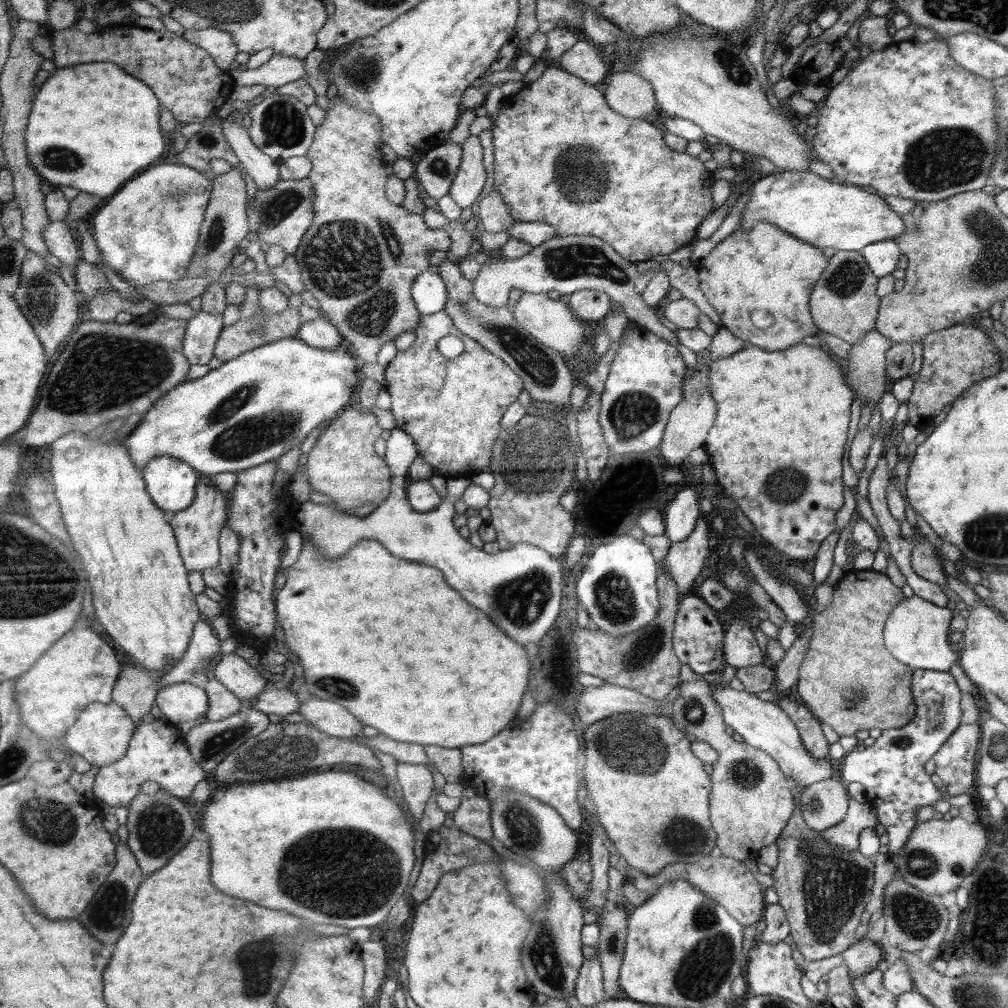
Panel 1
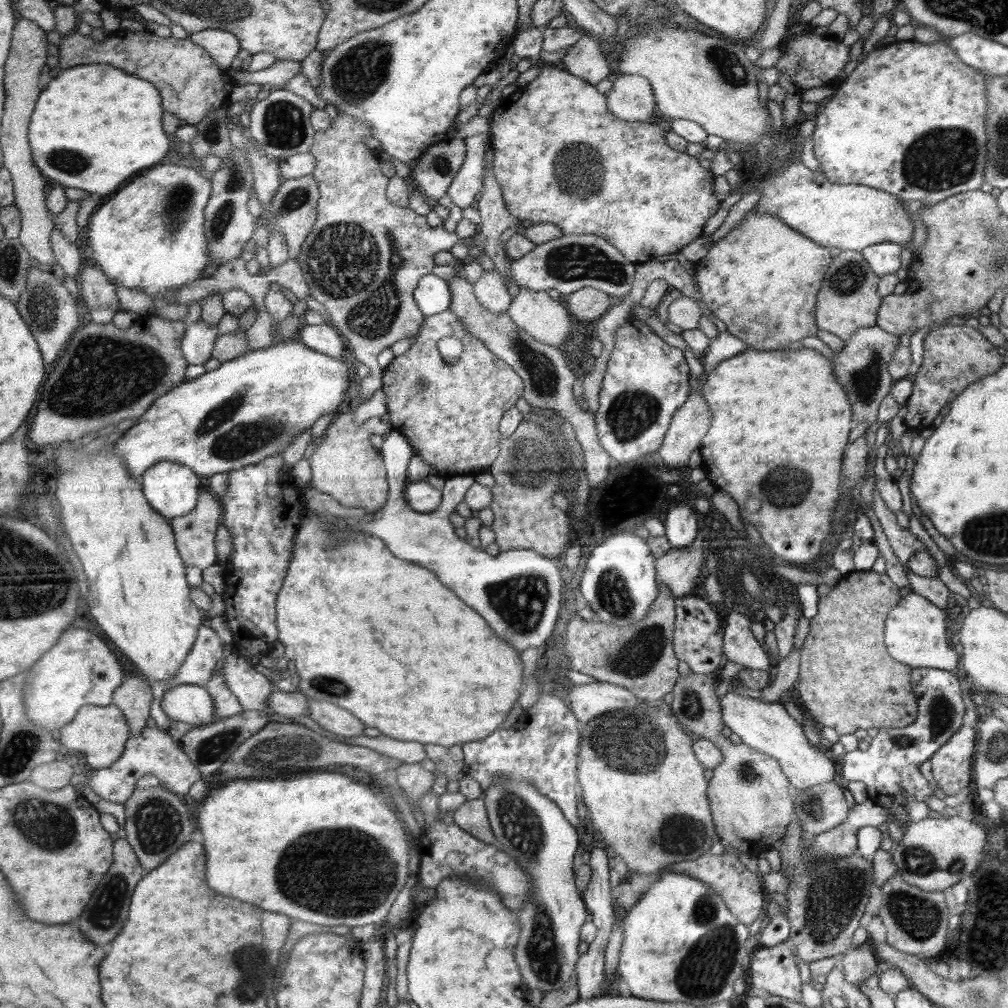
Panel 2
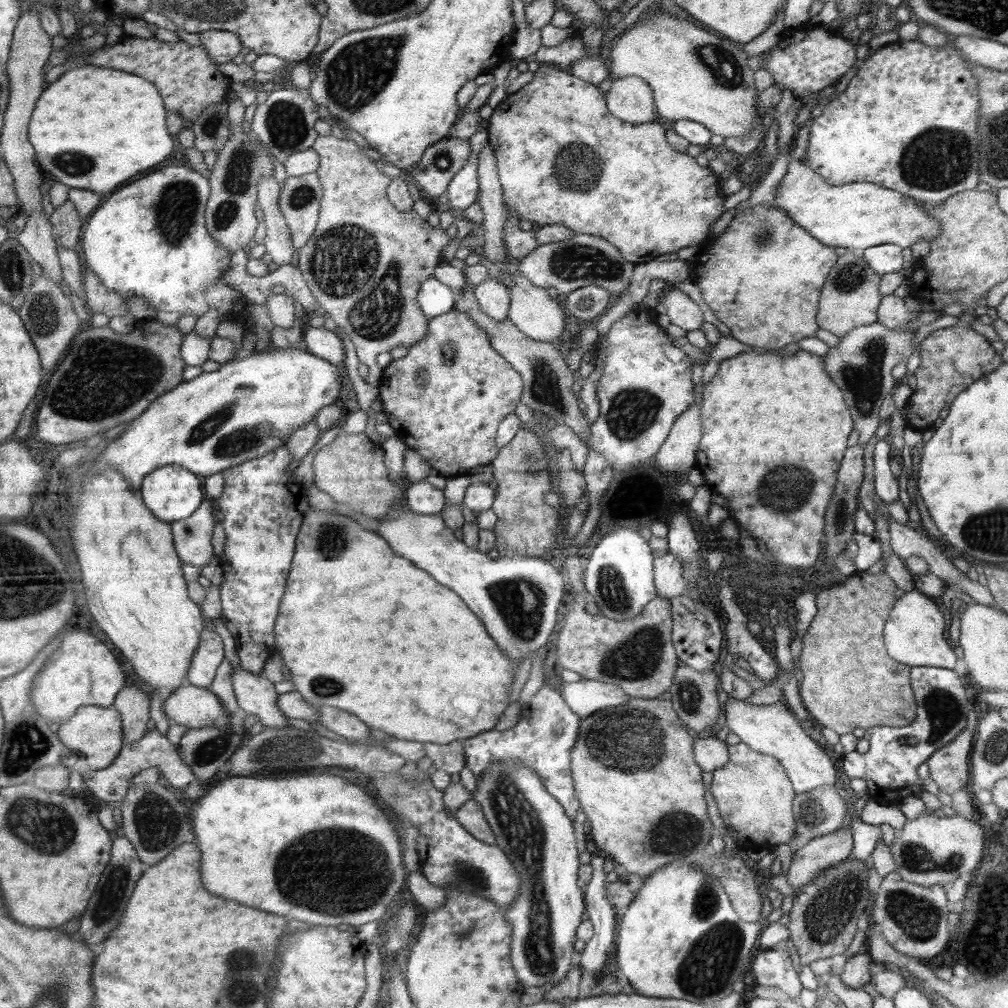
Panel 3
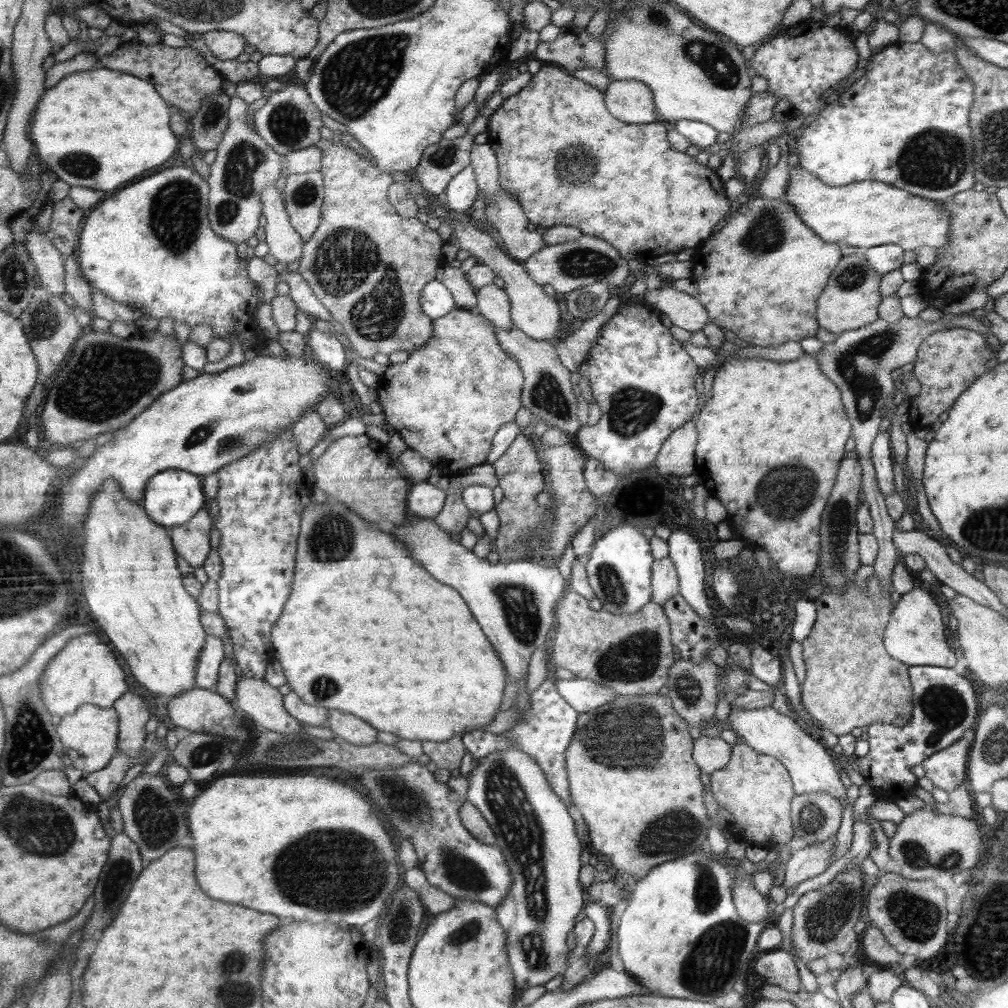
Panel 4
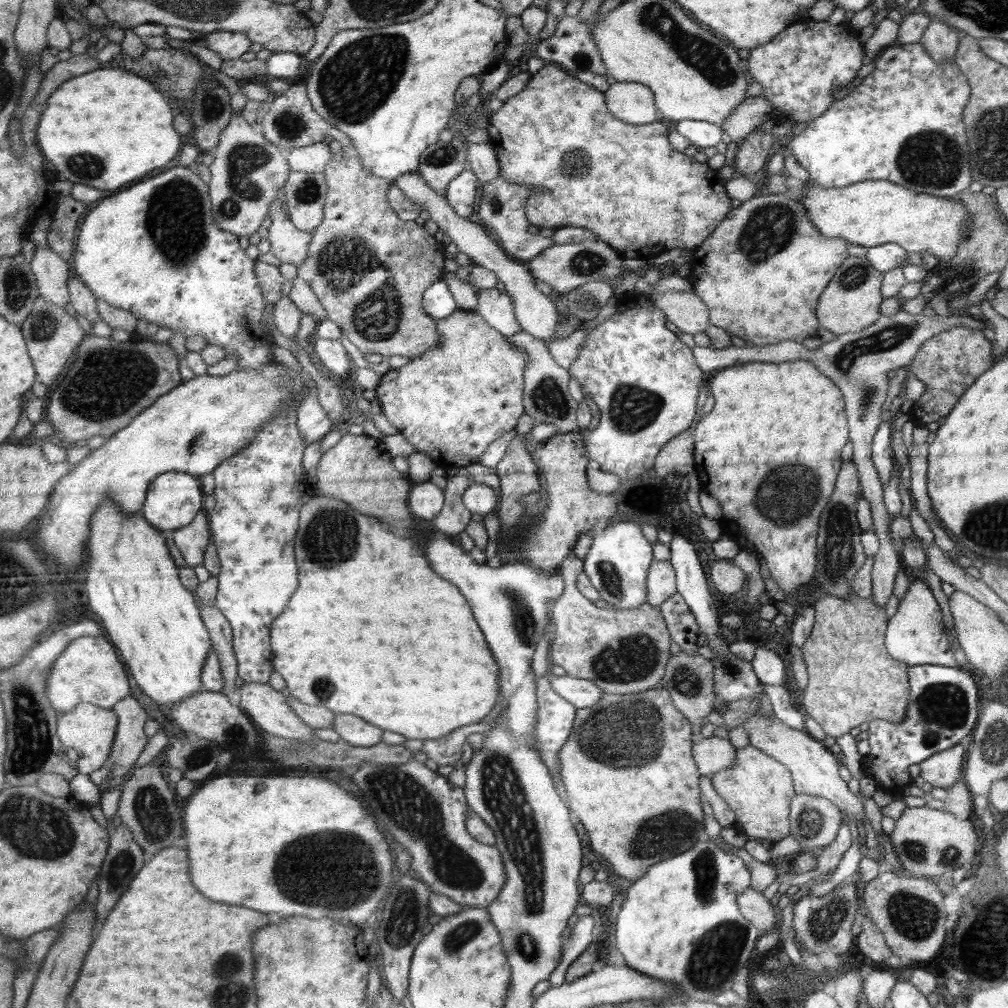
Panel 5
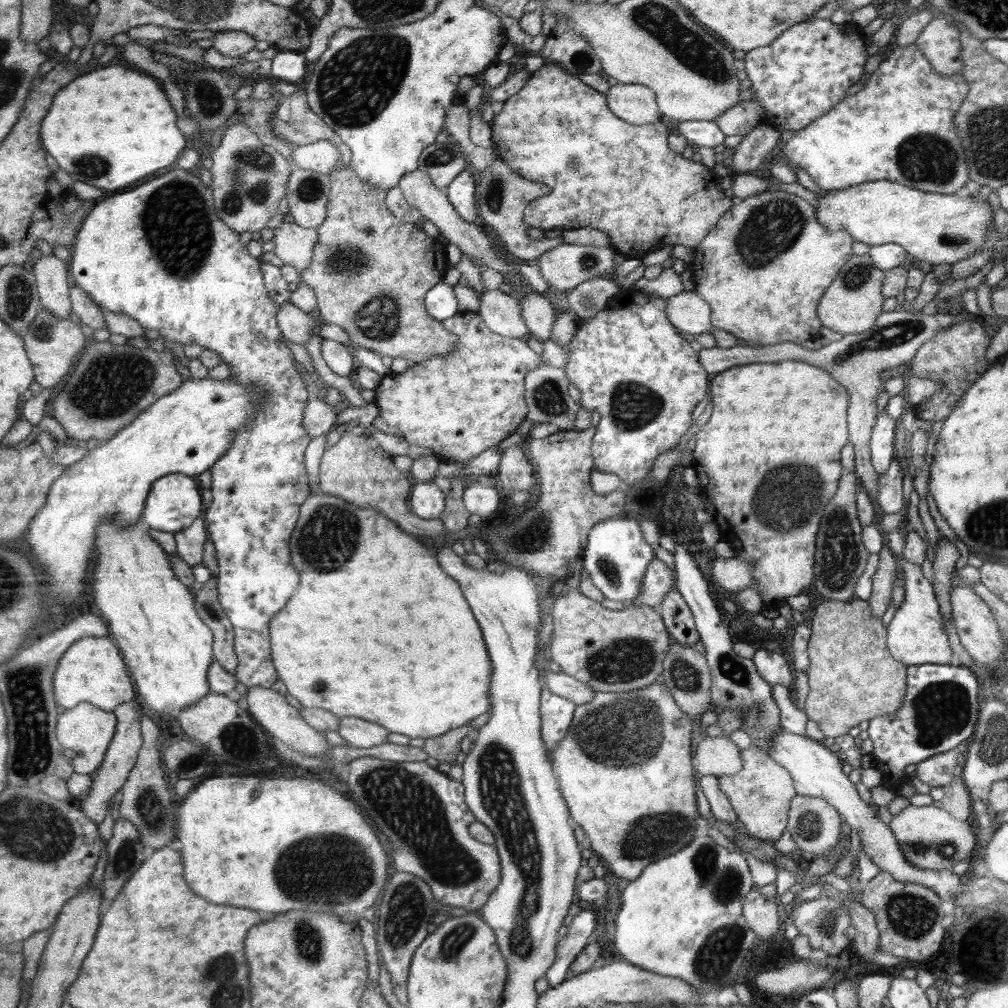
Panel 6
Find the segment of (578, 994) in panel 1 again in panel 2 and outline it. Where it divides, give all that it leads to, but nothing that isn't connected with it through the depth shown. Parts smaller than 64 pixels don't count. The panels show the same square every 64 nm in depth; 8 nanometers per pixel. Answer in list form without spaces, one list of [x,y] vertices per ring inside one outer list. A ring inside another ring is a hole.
[[[595,846],[592,849],[592,856],[588,864],[591,868],[590,883],[586,886],[586,890],[582,893],[584,904],[586,905],[589,919],[596,925],[596,938],[589,944],[588,951],[579,954],[576,968],[575,968],[575,983],[579,994],[579,1000],[592,1000],[605,993],[605,950],[609,941],[609,936],[615,922],[617,907],[612,900],[611,886],[609,884],[609,872],[611,868],[608,867],[607,848]]]

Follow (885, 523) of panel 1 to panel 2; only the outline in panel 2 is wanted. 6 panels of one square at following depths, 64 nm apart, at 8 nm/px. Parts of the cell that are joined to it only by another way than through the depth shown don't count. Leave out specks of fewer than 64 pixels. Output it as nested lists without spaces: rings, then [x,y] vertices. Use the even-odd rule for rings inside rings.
[[[876,489],[873,492],[872,508],[874,514],[880,520],[880,526],[882,526],[883,532],[887,536],[891,550],[906,569],[912,591],[945,610],[948,608],[948,604],[955,604],[947,603],[947,597],[951,597],[951,594],[948,587],[939,578],[926,579],[914,574],[909,569],[907,565],[908,559],[914,553],[930,553],[930,551],[910,530],[906,530],[898,524],[896,514],[886,506],[886,503],[881,499],[880,493]]]

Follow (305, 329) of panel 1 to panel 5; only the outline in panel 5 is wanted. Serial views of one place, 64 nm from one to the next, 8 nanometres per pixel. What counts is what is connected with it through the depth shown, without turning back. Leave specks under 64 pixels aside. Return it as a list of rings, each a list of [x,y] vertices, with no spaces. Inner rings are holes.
[[[312,337],[314,350],[320,358],[323,366],[329,369],[335,376],[341,378],[350,378],[352,373],[350,369],[350,357],[346,349],[339,340],[328,338]]]

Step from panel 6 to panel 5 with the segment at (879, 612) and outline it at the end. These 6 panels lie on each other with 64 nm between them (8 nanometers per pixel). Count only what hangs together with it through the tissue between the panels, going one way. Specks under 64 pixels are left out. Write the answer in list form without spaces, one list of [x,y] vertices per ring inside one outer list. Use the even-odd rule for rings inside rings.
[[[900,310],[894,316],[881,317],[866,330],[862,332],[838,335],[836,340],[826,342],[819,348],[808,349],[802,343],[794,341],[783,341],[774,345],[748,345],[737,348],[732,345],[728,348],[712,348],[696,346],[692,349],[696,364],[708,375],[726,366],[742,364],[742,362],[790,362],[795,360],[809,360],[824,376],[830,380],[843,394],[845,410],[848,416],[849,441],[853,444],[853,463],[859,474],[859,483],[863,496],[871,508],[873,520],[872,529],[877,534],[879,544],[878,553],[873,558],[873,569],[871,579],[873,582],[872,598],[879,607],[884,607],[890,595],[893,593],[896,573],[903,566],[901,555],[894,544],[890,528],[889,512],[883,501],[883,484],[879,479],[875,464],[872,460],[872,439],[876,434],[880,423],[883,422],[882,406],[888,398],[888,382],[886,373],[890,370],[908,366],[916,358],[919,347],[936,334],[940,334],[953,327],[967,327],[972,329],[984,329],[983,319],[966,315],[941,316],[907,314]]]

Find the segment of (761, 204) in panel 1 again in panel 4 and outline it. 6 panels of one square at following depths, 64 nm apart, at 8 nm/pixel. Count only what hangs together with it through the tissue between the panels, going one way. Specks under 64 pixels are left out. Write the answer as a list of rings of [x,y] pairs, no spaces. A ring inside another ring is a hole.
[[[800,165],[789,168],[789,181],[785,196],[782,198],[789,202],[798,213],[798,216],[807,224],[822,240],[832,243],[840,243],[856,248],[870,248],[883,244],[897,244],[904,250],[912,250],[919,246],[932,246],[942,248],[949,241],[951,229],[949,212],[945,210],[944,202],[928,200],[922,196],[914,196],[902,188],[896,188],[885,182],[862,181],[844,186],[828,186],[816,175],[803,169]]]

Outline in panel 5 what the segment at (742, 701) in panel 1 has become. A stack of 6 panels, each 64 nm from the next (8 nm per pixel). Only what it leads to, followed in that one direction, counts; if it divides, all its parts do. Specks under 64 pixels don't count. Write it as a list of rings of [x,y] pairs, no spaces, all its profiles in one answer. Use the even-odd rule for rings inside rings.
[[[764,710],[764,713],[753,713],[742,725],[748,730],[748,738],[752,747],[772,756],[772,759],[778,760],[780,764],[784,764],[784,767],[788,768],[795,795],[820,796],[831,800],[836,808],[845,812],[847,817],[855,817],[859,823],[866,818],[860,796],[850,792],[848,783],[840,777],[835,754],[821,741],[811,737],[808,732],[792,729],[782,723],[776,715],[770,713],[770,710]]]

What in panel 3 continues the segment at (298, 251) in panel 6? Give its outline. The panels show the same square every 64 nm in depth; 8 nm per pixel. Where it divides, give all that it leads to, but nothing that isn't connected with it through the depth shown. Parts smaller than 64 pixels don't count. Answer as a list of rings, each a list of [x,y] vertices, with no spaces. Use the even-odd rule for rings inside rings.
[[[272,175],[262,177],[257,184],[257,203],[264,212],[267,254],[277,265],[286,265],[291,263],[297,248],[292,246],[290,229],[278,206],[281,185]]]

